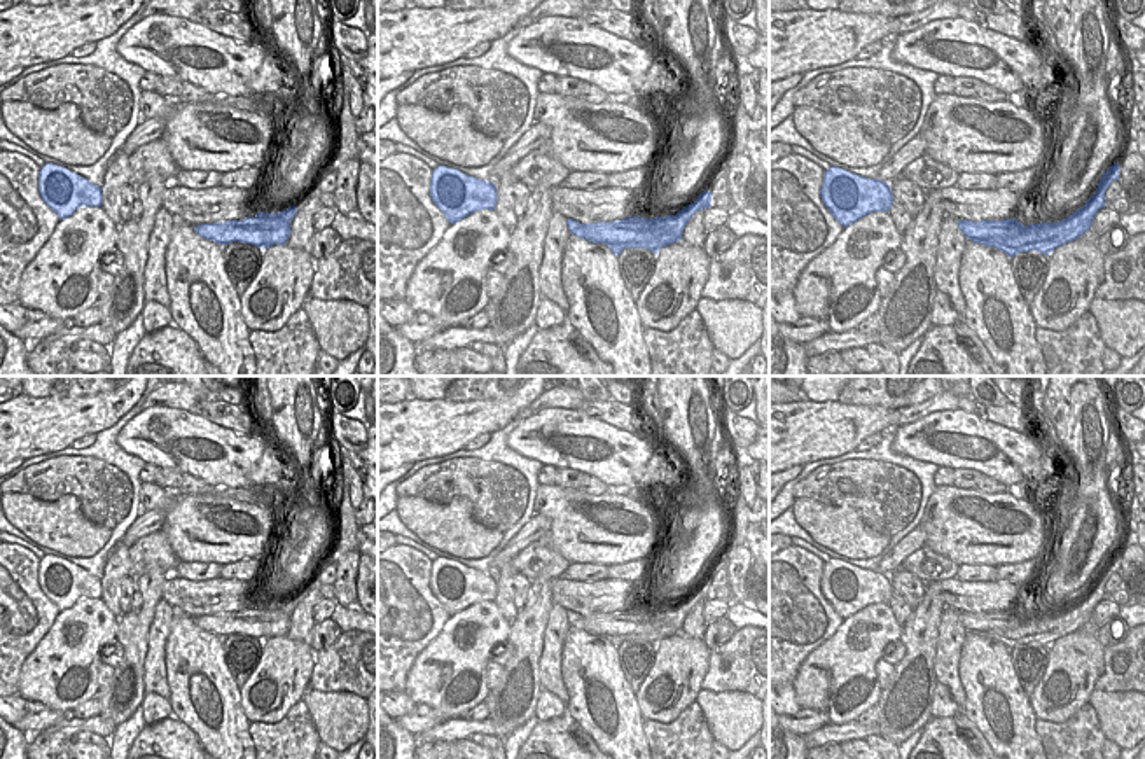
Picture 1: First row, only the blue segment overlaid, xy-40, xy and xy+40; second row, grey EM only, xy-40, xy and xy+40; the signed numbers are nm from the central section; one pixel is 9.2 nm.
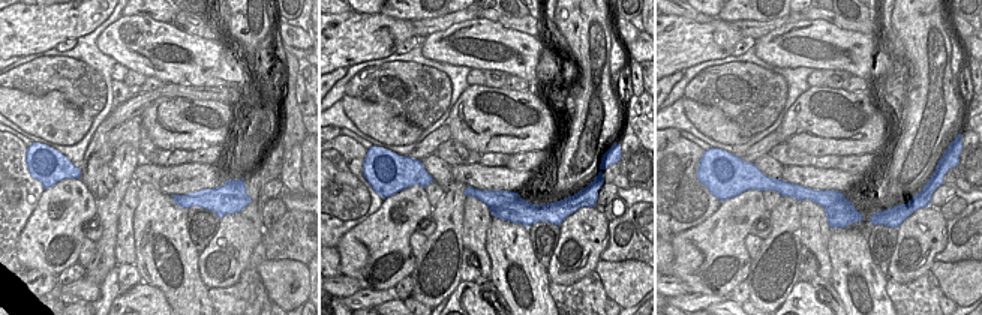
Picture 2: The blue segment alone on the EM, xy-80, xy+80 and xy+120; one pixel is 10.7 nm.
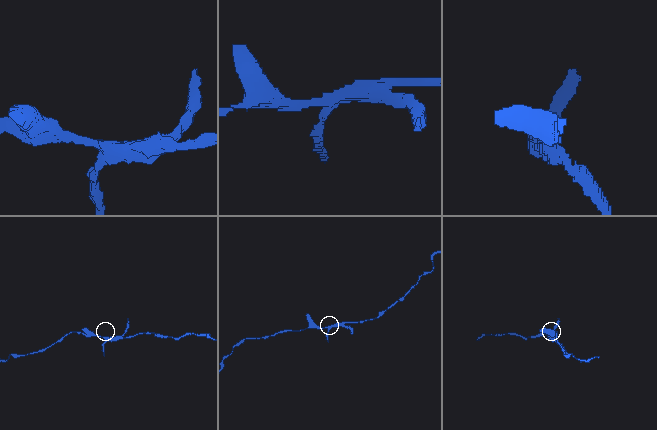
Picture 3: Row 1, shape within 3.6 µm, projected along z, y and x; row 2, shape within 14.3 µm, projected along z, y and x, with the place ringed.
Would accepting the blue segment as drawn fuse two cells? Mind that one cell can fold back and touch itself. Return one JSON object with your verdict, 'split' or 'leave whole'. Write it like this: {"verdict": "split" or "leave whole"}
{"verdict": "split"}

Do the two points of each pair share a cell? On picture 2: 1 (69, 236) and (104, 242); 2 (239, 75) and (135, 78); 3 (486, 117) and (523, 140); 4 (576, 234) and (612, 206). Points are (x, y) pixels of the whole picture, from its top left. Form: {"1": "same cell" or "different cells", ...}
{"1": "different cells", "2": "different cells", "3": "same cell", "4": "different cells"}

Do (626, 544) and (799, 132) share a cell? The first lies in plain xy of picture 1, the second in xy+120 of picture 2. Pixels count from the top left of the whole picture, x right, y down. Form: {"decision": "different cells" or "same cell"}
{"decision": "same cell"}

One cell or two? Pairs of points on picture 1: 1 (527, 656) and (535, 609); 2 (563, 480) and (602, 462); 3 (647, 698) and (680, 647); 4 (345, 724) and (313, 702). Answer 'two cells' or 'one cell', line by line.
1: one cell
2: two cells
3: one cell
4: one cell

